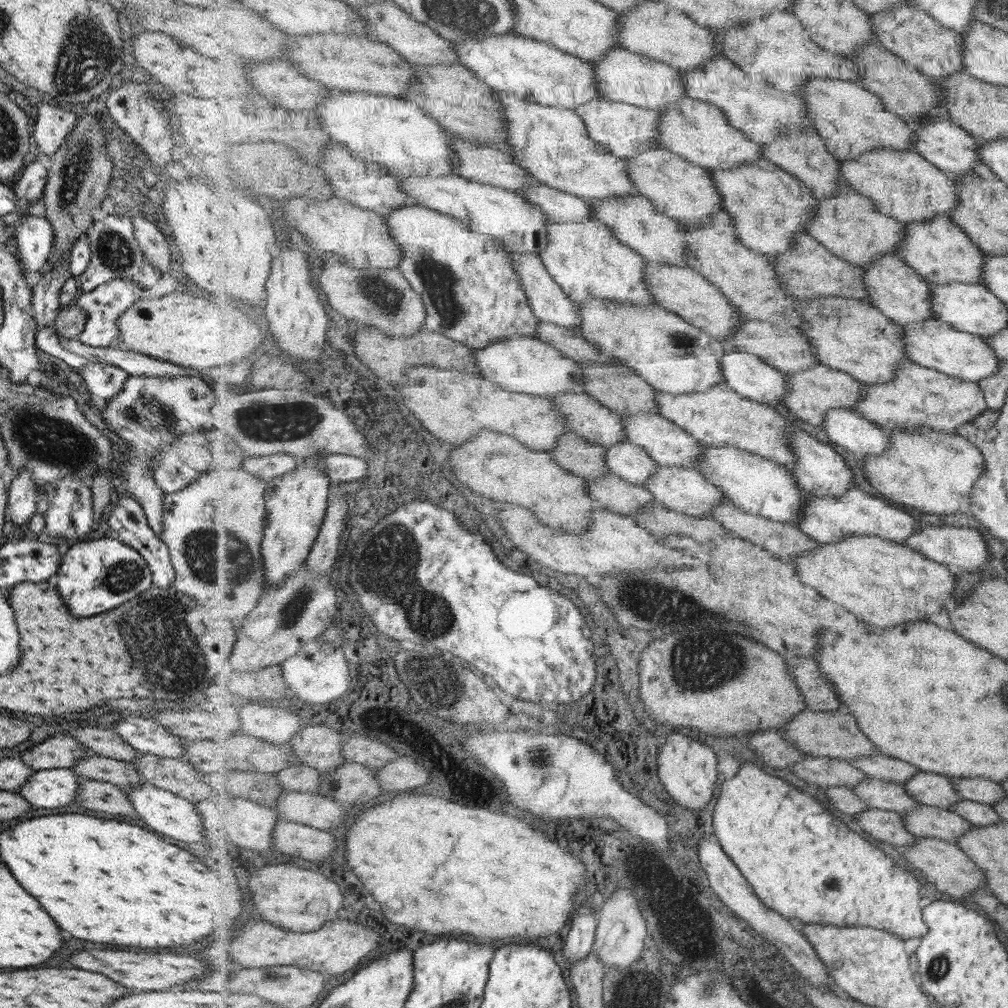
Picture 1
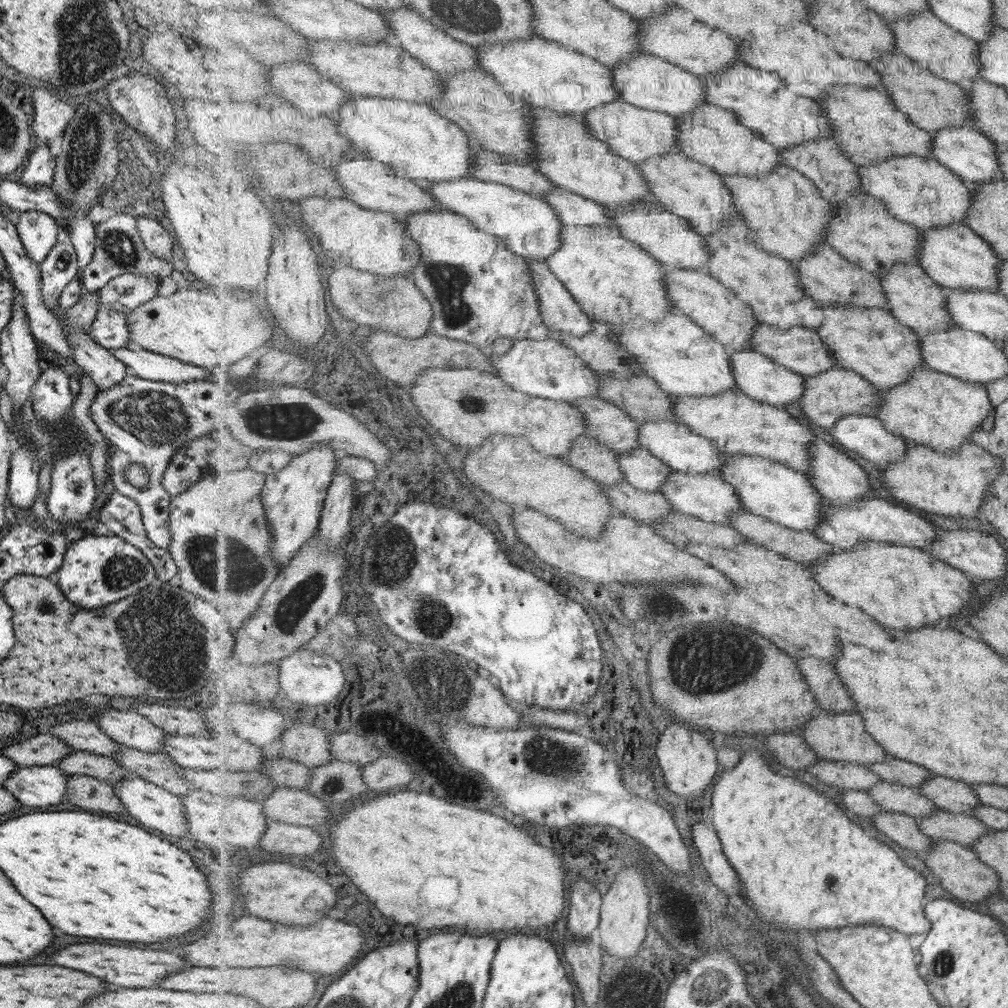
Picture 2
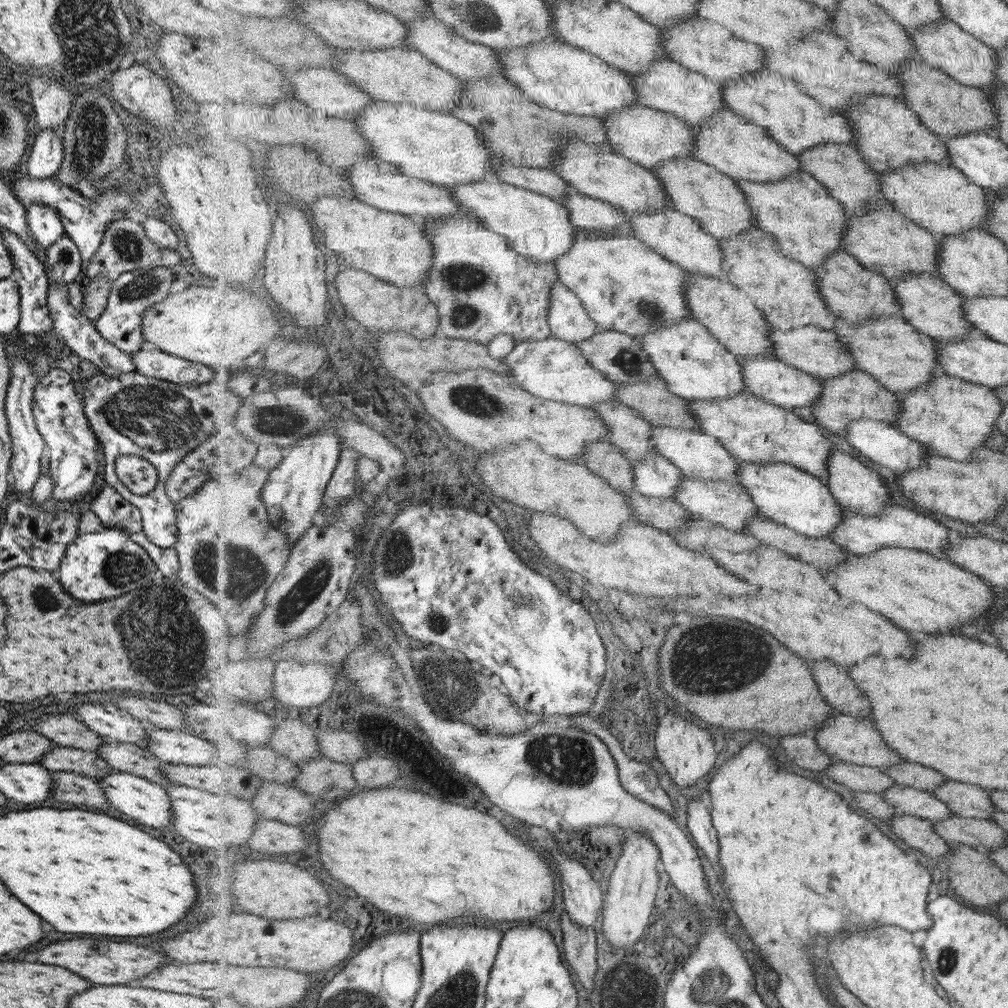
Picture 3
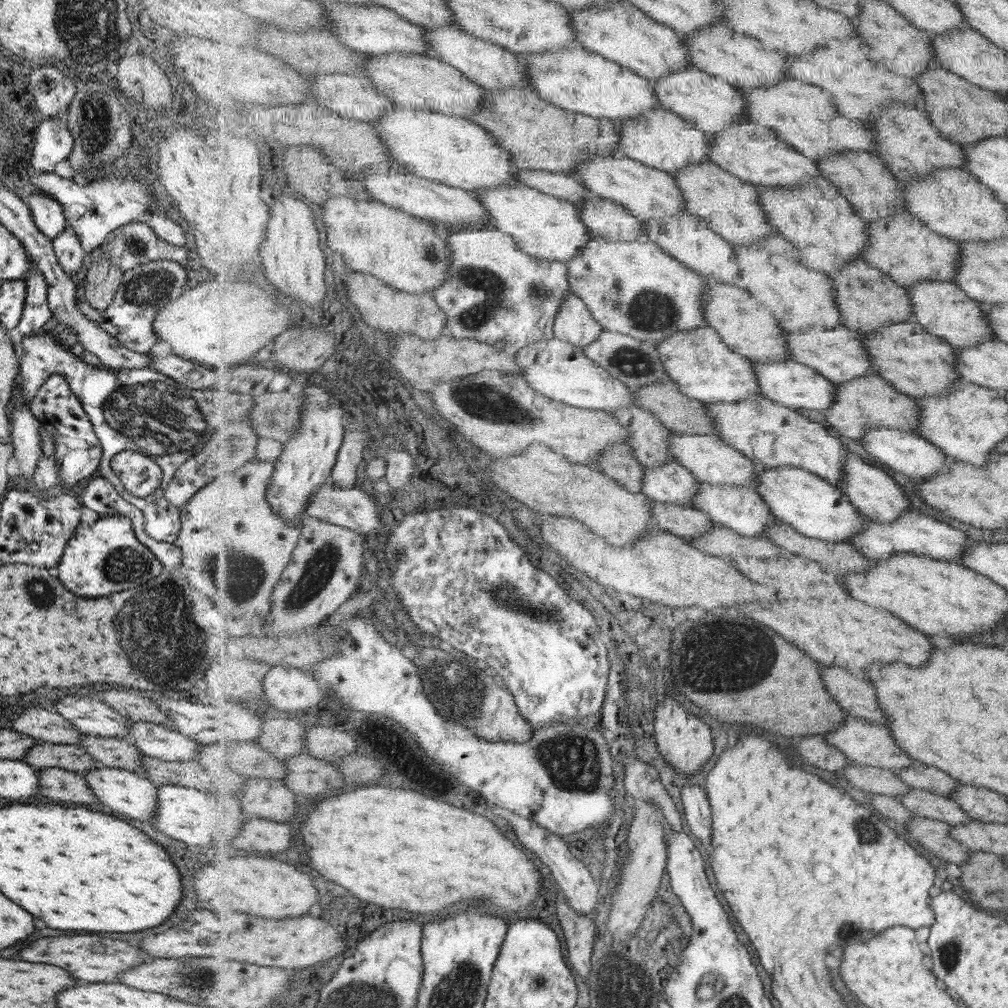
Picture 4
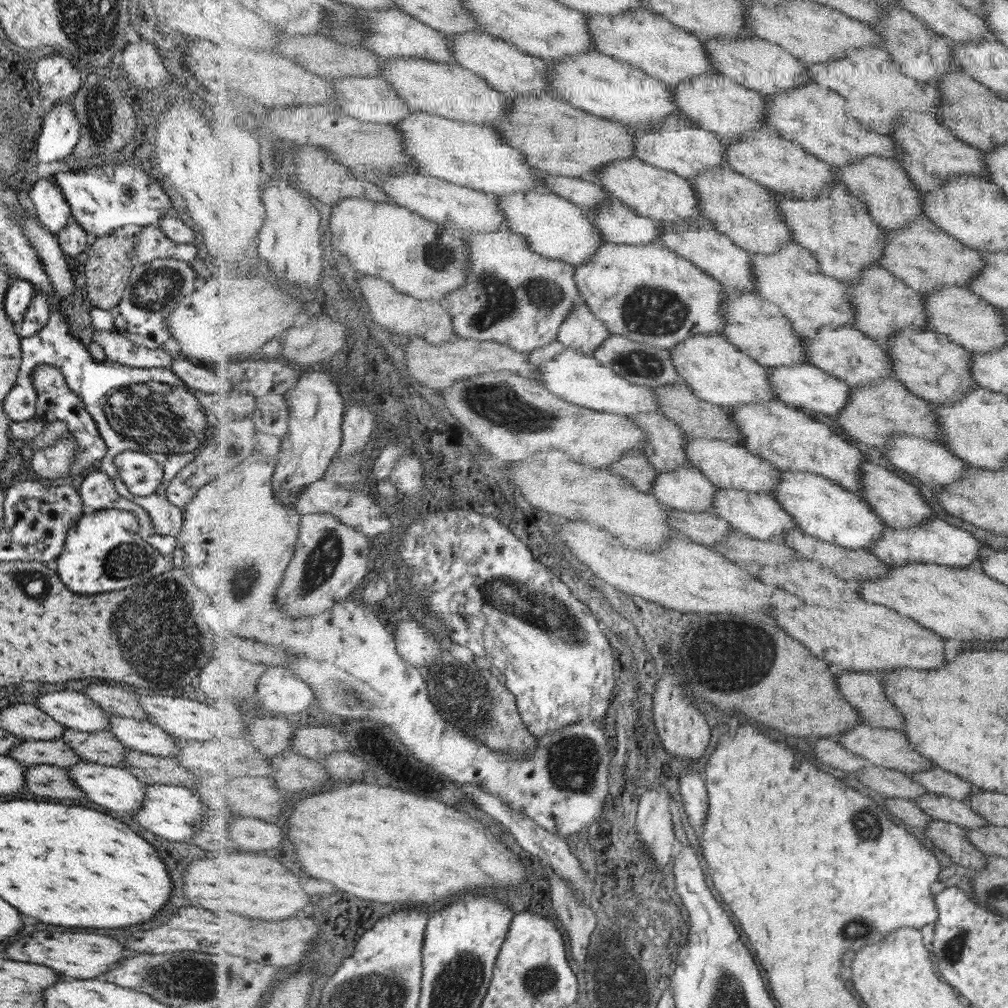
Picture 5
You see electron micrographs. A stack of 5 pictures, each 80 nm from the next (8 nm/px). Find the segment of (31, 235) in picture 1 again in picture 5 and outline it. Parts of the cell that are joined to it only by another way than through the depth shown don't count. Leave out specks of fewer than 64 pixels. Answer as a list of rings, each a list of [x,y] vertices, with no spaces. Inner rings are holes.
[[[51,177],[37,179],[22,198],[51,234],[57,234],[71,220],[68,202]]]

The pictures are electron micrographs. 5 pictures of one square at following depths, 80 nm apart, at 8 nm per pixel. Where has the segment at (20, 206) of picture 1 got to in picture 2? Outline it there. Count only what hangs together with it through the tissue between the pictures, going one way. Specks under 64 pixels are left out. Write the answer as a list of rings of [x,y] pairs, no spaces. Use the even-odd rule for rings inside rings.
[[[41,142],[36,143],[37,148],[31,152],[30,158],[27,158],[27,165],[18,181],[26,187],[49,185],[54,173],[55,156],[49,152],[48,146],[41,144]]]

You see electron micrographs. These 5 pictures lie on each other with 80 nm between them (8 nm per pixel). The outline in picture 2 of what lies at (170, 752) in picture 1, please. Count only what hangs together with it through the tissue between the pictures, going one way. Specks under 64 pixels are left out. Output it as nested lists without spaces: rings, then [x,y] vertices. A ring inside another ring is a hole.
[[[99,710],[91,721],[119,745],[148,753],[162,752],[160,746],[167,735],[135,711]]]

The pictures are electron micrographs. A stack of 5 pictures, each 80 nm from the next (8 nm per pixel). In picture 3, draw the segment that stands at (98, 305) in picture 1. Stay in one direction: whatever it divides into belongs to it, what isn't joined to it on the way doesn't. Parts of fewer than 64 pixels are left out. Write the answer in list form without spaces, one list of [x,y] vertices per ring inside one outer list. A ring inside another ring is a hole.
[[[156,266],[143,270],[132,270],[120,274],[111,280],[109,295],[107,295],[105,308],[93,322],[96,331],[108,343],[121,352],[137,352],[144,348],[144,338],[141,332],[141,319],[146,308],[161,302],[169,296],[172,282],[177,280],[174,267]]]

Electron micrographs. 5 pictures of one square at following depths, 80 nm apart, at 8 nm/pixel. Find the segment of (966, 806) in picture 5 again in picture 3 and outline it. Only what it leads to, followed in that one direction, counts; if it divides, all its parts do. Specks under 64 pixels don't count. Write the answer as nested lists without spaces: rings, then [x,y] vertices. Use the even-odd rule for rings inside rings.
[[[895,785],[882,793],[886,802],[895,806],[901,814],[915,815],[932,821],[951,818],[954,810],[935,793],[925,793],[905,785]]]

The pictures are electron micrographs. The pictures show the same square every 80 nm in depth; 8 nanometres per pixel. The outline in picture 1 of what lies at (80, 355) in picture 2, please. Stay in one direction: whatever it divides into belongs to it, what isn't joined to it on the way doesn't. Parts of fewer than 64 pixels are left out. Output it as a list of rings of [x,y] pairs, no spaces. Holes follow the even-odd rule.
[[[103,361],[85,363],[79,370],[88,392],[97,404],[105,404],[123,386],[128,374],[118,366]]]

